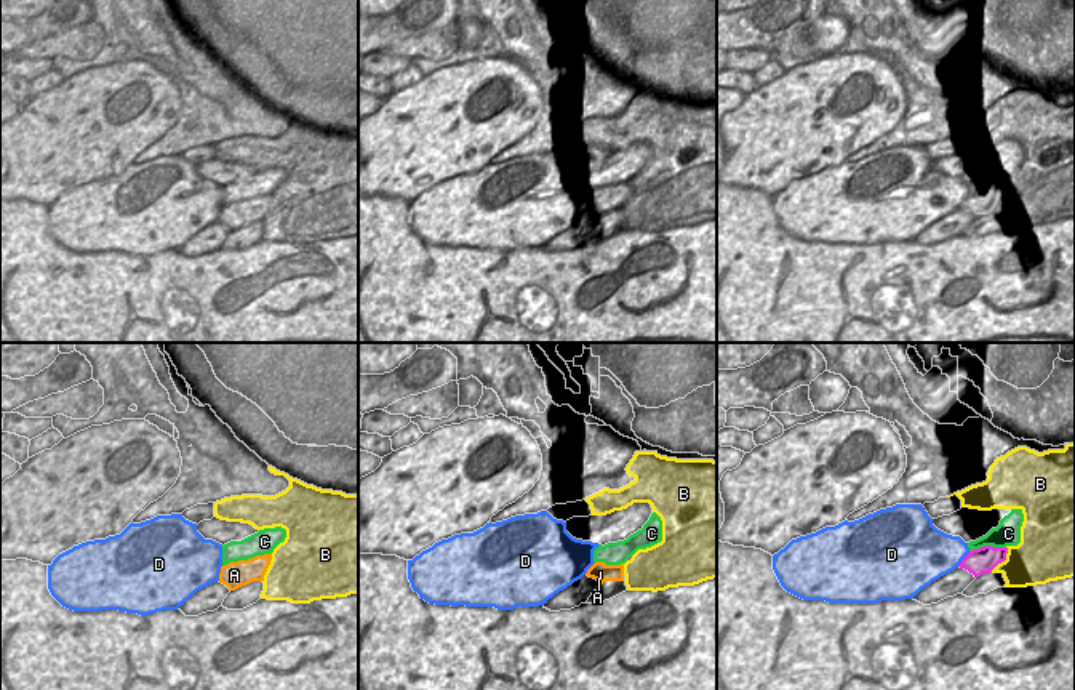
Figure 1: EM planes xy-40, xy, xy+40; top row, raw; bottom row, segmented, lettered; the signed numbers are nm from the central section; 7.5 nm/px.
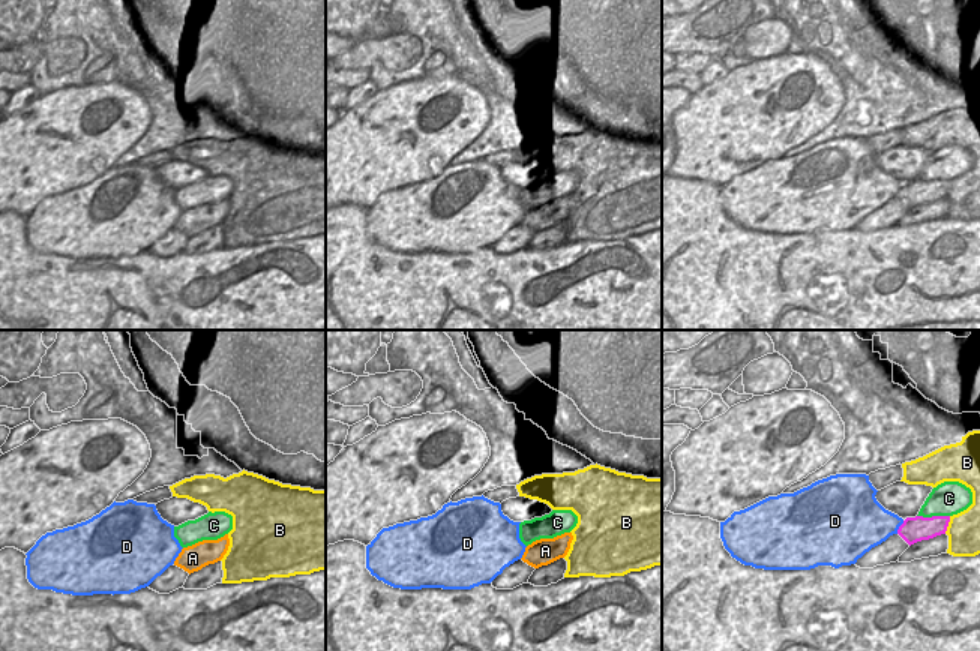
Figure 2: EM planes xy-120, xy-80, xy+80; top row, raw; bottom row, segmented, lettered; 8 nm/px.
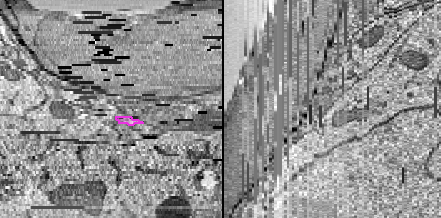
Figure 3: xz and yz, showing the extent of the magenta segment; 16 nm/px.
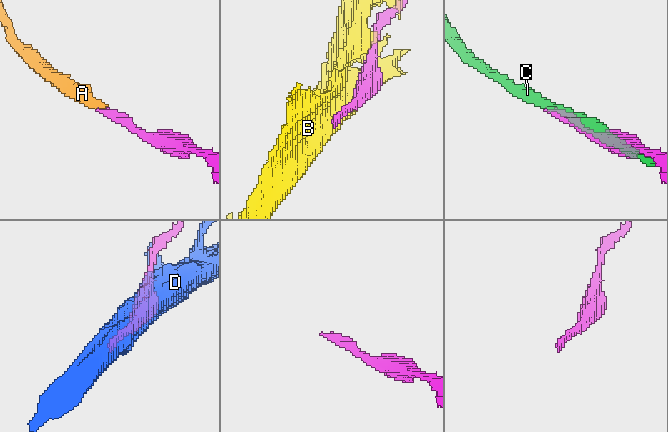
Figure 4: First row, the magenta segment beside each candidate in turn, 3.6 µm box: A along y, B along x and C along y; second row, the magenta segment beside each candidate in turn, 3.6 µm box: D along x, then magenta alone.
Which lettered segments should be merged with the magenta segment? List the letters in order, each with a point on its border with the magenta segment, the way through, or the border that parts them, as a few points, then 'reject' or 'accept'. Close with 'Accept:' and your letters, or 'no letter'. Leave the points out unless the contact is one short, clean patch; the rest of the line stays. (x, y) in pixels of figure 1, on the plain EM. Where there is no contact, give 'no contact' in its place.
A: no contact; accept
B: contact xy+40 (1003, 202); reject
C: contact xy+40 (987, 188); reject
D: contact xy+40 (963, 200); reject
Accept: A

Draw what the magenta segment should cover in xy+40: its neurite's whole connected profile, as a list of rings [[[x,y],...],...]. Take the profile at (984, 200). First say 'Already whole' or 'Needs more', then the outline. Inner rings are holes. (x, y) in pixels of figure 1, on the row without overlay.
Already whole. [[[984,187],[969,192],[969,195],[961,202],[960,210],[968,211],[974,219],[982,215],[992,215],[992,211],[1006,202],[1008,189]]]

